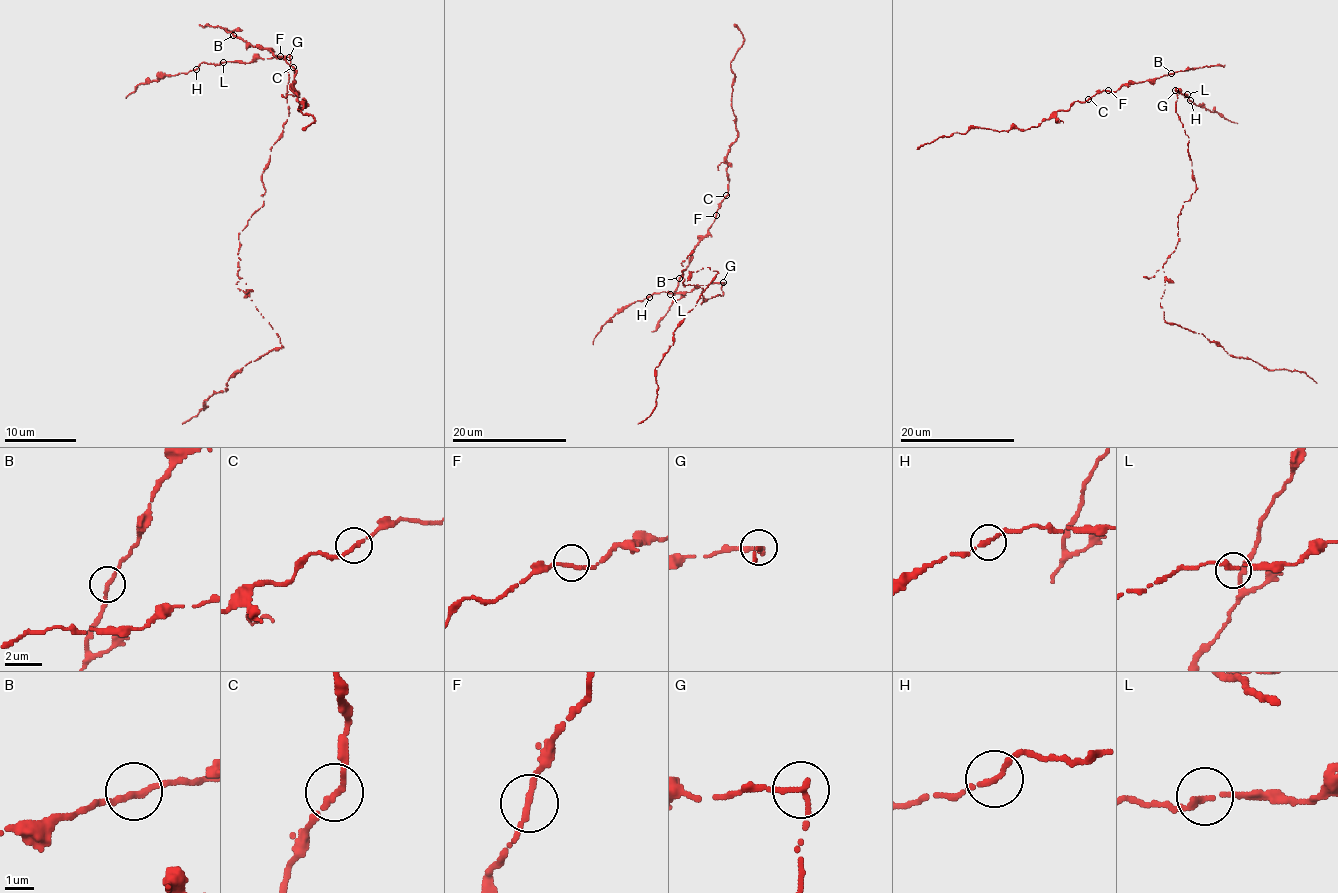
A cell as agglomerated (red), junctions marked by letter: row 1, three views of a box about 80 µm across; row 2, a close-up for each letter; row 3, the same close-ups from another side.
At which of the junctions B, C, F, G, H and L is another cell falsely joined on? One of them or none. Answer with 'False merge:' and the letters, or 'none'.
False merge: G

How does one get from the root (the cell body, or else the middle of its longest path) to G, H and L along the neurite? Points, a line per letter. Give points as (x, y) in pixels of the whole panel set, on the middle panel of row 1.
G: (716, 295), (723, 295), (720, 288), (723, 282)
H: (716, 295), (723, 295), (720, 288), (723, 282), (696, 285), (689, 292), (653, 292), (649, 297)
L: (716, 295), (723, 295), (720, 288), (723, 282), (696, 285), (689, 292), (670, 294)

